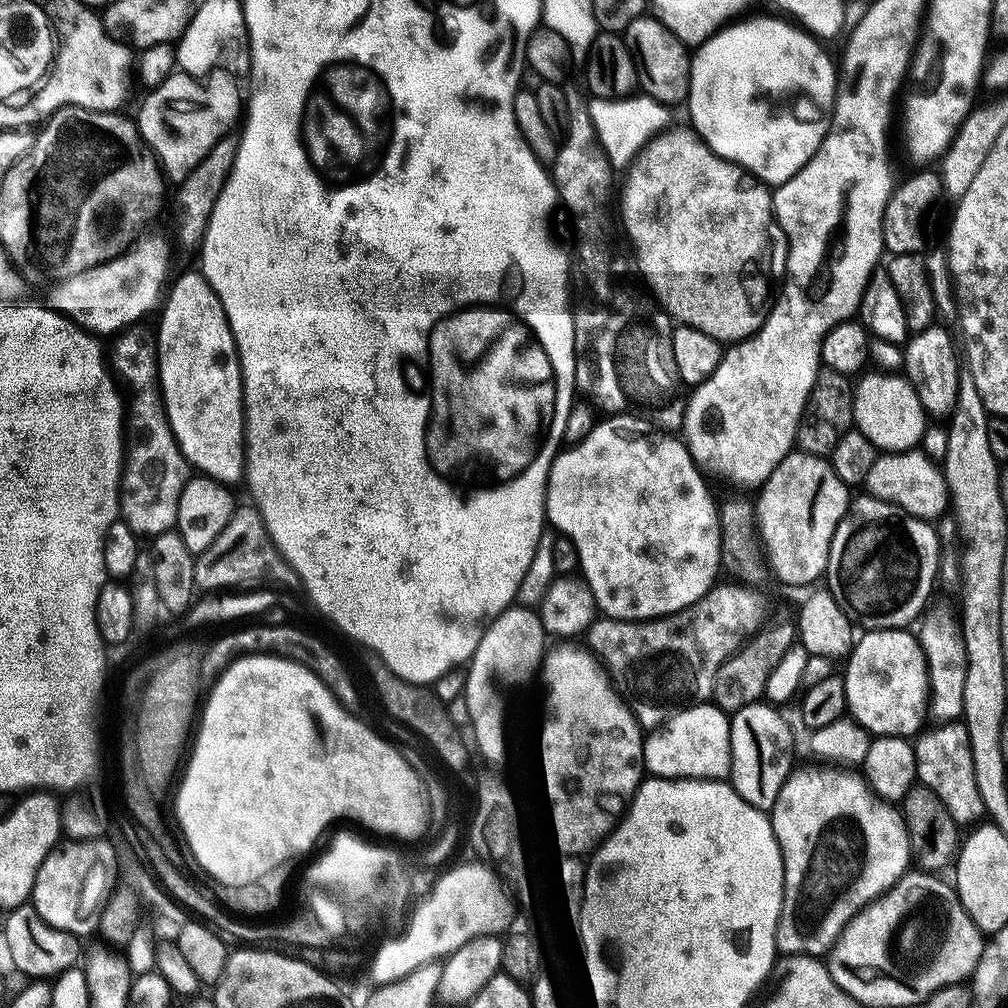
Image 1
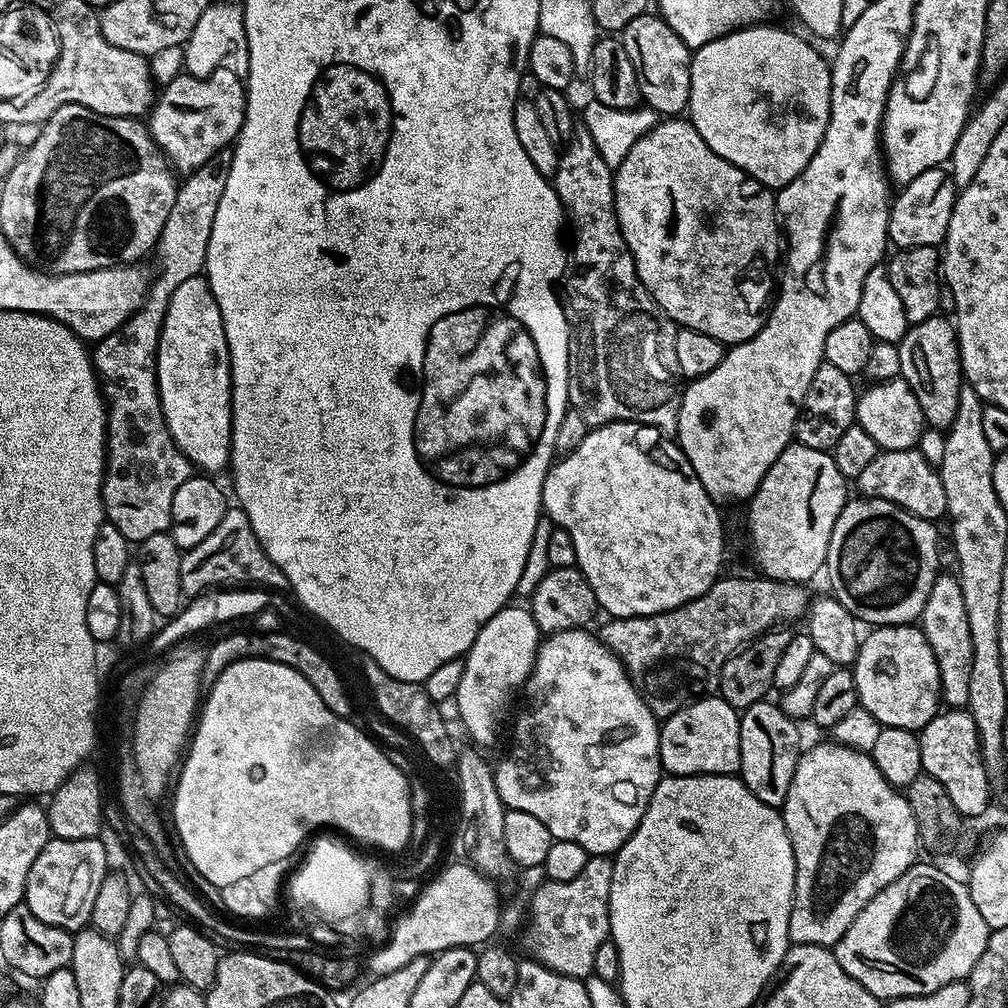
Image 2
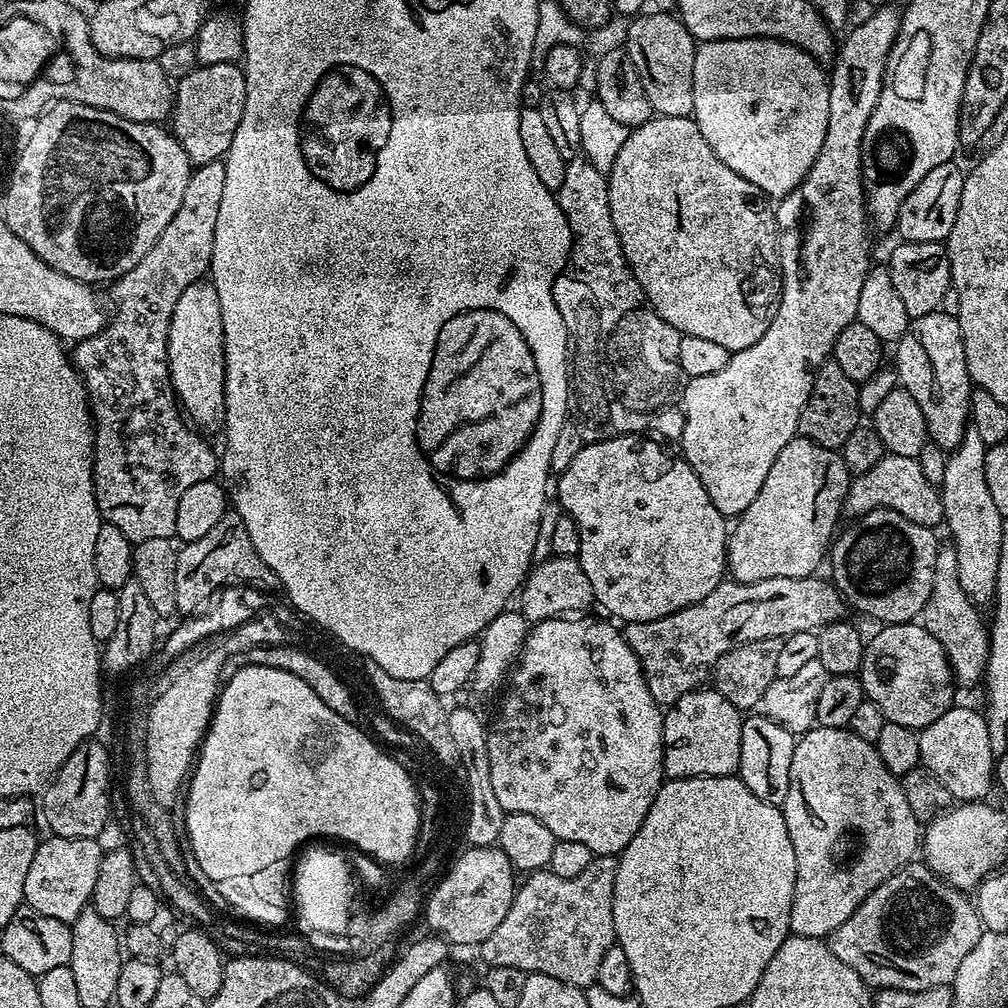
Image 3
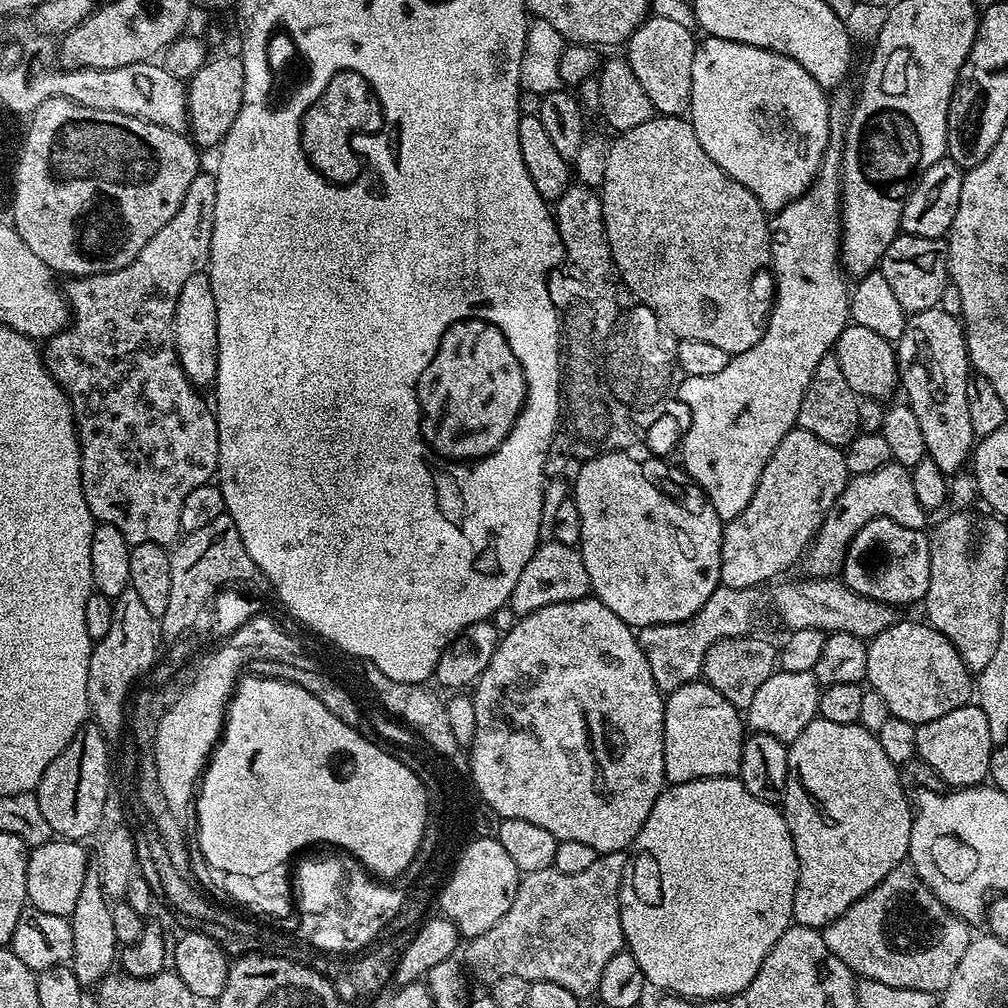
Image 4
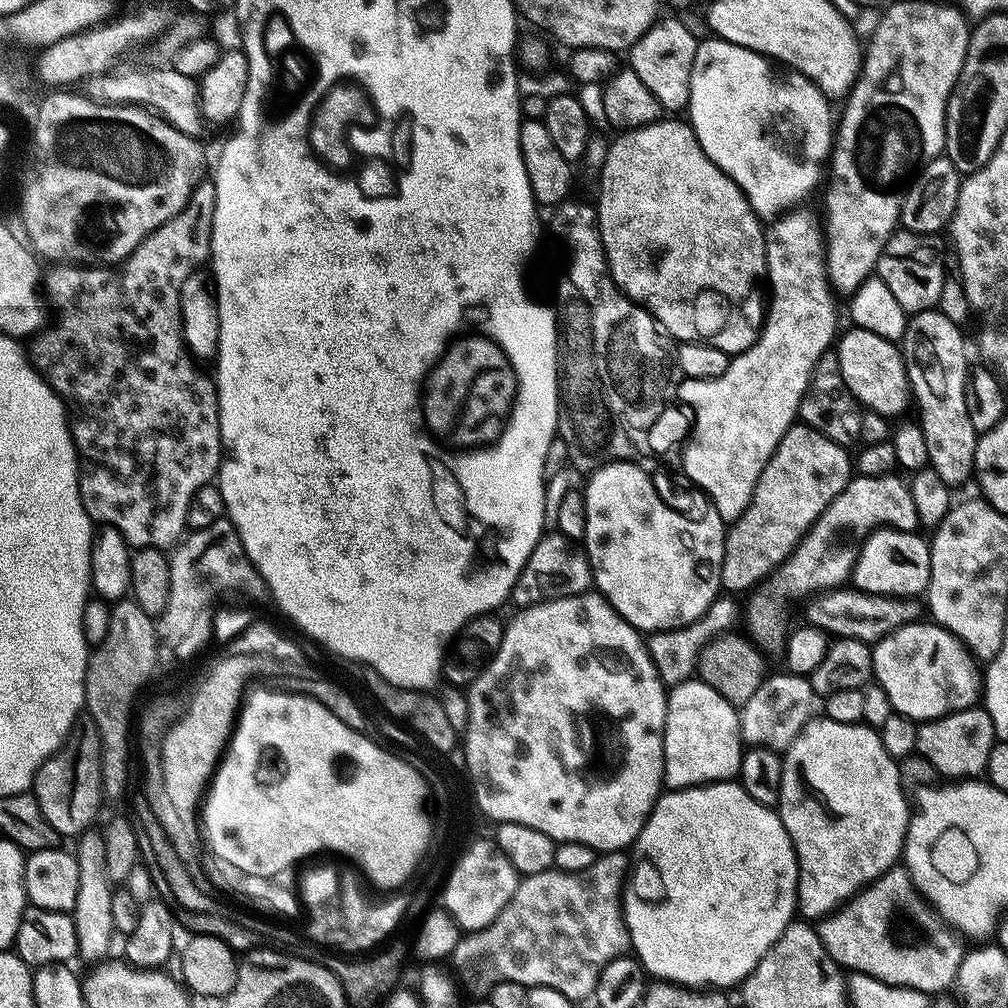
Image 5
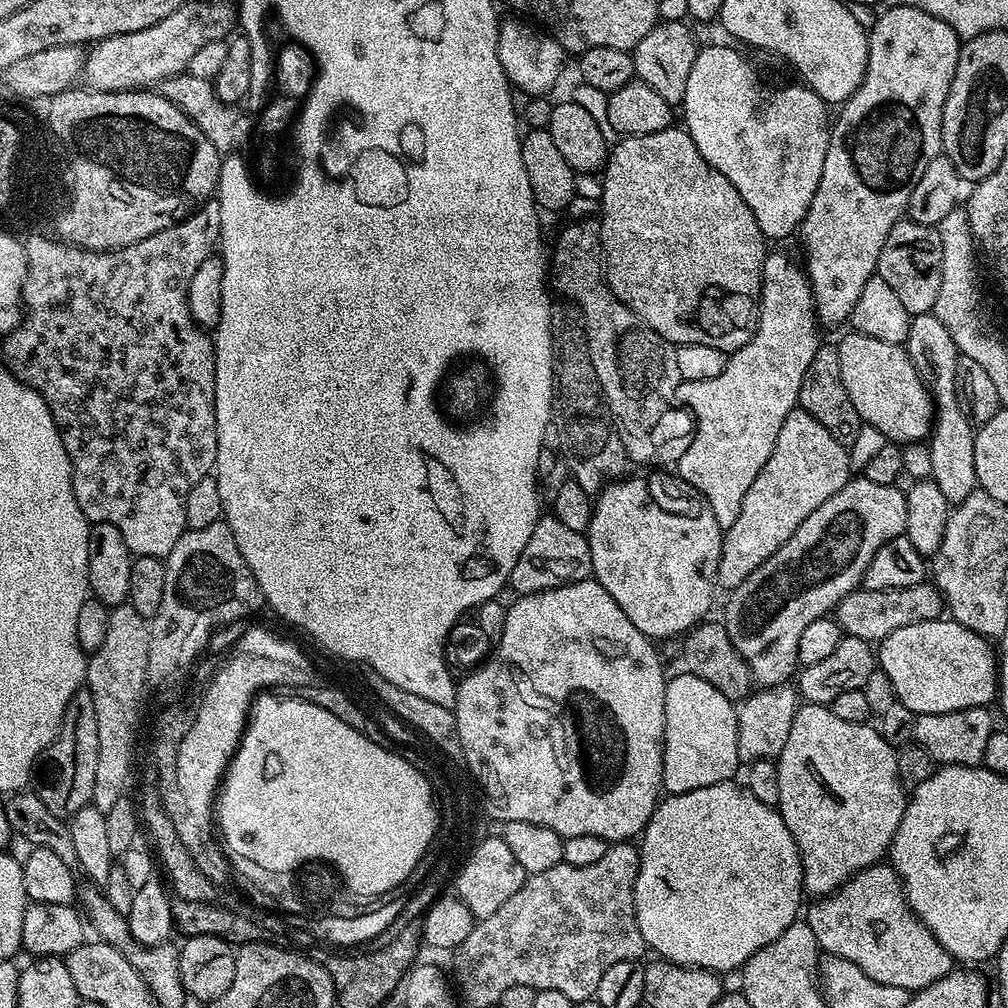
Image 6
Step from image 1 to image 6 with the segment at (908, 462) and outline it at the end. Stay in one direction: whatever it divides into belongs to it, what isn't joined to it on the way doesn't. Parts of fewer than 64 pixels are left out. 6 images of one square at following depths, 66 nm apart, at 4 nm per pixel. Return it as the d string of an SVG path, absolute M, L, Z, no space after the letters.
M862 474L849 479L848 484L842 486L842 490L838 490L838 494L834 494L834 498L826 498L826 502L822 502L822 506L818 506L818 510L814 510L814 514L810 514L810 518L806 518L798 526L798 530L794 530L794 534L790 534L790 538L774 555L770 558L766 558L766 562L762 562L762 566L755 568L750 574L750 578L746 578L746 582L742 582L737 588L733 588L727 593L728 605L725 606L724 617L722 617L724 629L730 634L730 642L734 642L734 650L738 650L738 654L742 654L742 658L750 670L753 681L755 681L761 689L772 688L776 685L787 685L789 681L797 675L798 638L802 634L802 630L806 630L806 626L810 626L810 622L814 622L818 618L829 615L829 613L835 609L836 604L840 602L842 598L846 598L846 594L850 594L855 588L861 587L864 579L864 572L870 566L870 562L874 558L876 551L886 542L896 540L899 536L903 536L907 533L906 495L903 491L899 492L898 489L899 487L897 487L896 484L870 482Z

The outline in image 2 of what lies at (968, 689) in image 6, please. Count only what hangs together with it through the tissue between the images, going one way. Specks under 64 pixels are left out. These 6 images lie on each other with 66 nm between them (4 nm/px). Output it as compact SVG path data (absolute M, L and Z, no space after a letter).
M885 624L871 629L869 636L865 635L860 642L860 652L856 655L856 663L851 665L852 687L856 690L856 699L859 707L865 708L879 724L886 728L905 728L911 732L919 733L941 711L942 697L940 695L940 675L938 674L938 662L934 658L934 650L930 650L930 644L924 636L924 629L912 624Z

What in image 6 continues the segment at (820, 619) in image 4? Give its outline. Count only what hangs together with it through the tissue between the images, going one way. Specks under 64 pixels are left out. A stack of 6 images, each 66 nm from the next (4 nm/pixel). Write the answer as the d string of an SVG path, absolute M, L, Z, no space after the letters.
M921 582L894 590L870 590L863 586L855 588L836 604L834 618L843 635L879 642L894 634L894 630L902 630L902 626L914 626L914 622L938 620L945 615L945 612L944 597L937 590L935 583Z

